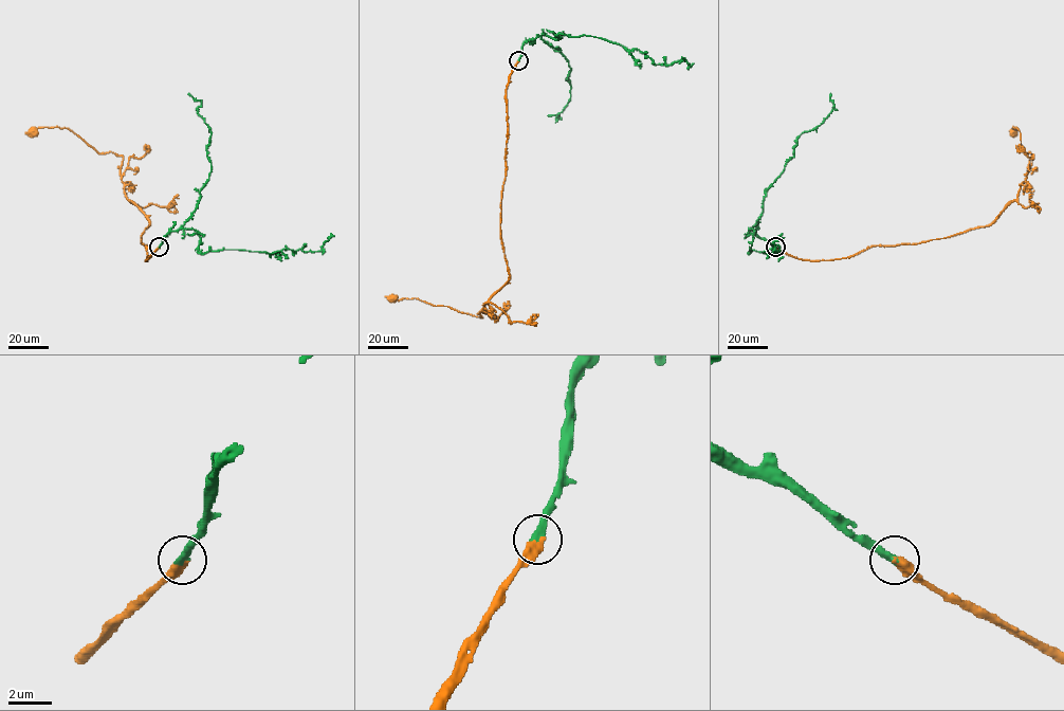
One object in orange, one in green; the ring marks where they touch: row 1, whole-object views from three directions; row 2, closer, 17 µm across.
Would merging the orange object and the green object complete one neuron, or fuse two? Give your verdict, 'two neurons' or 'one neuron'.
one neuron

